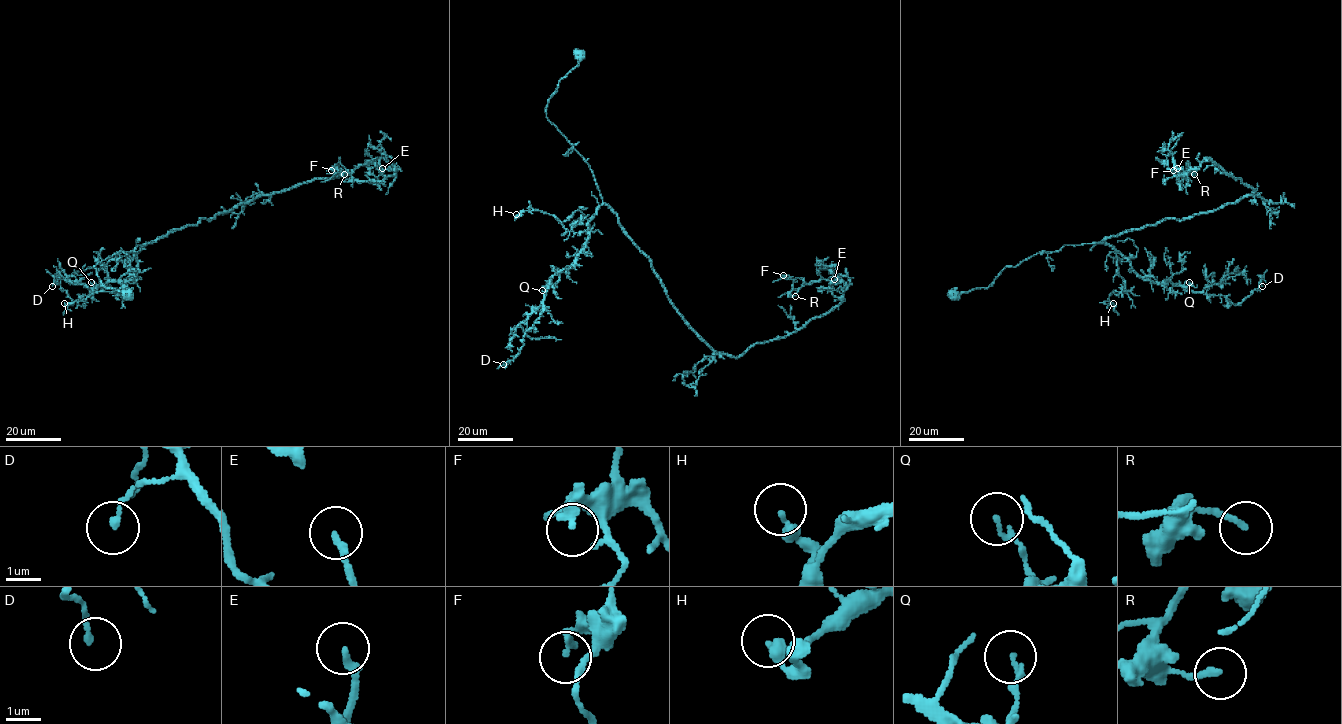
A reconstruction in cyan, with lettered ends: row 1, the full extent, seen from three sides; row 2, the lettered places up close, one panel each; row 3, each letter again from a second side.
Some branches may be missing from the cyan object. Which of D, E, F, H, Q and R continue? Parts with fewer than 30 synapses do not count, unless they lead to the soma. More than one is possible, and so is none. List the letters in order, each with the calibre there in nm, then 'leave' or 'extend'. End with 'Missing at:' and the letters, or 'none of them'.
D: 160 nm thick; leave
E: 200 nm thick; extend
F: 200 nm thick; leave
H: 320 nm thick; leave
Q: 170 nm thick; leave
R: 180 nm thick; leave
Missing at: E

